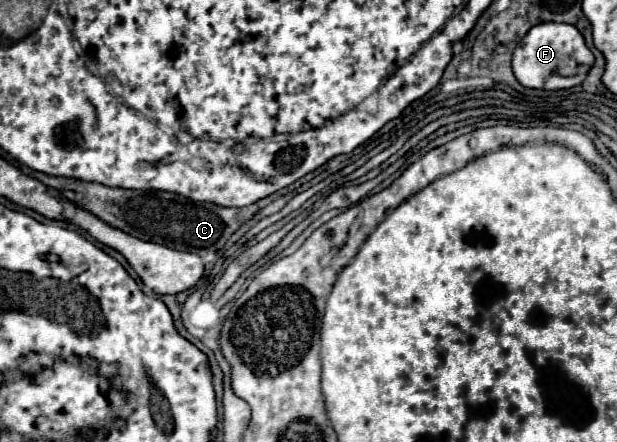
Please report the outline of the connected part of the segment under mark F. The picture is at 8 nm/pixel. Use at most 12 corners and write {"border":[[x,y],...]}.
{"border":[[568,23],[534,25],[512,69],[524,87],[568,89],[594,65]]}

